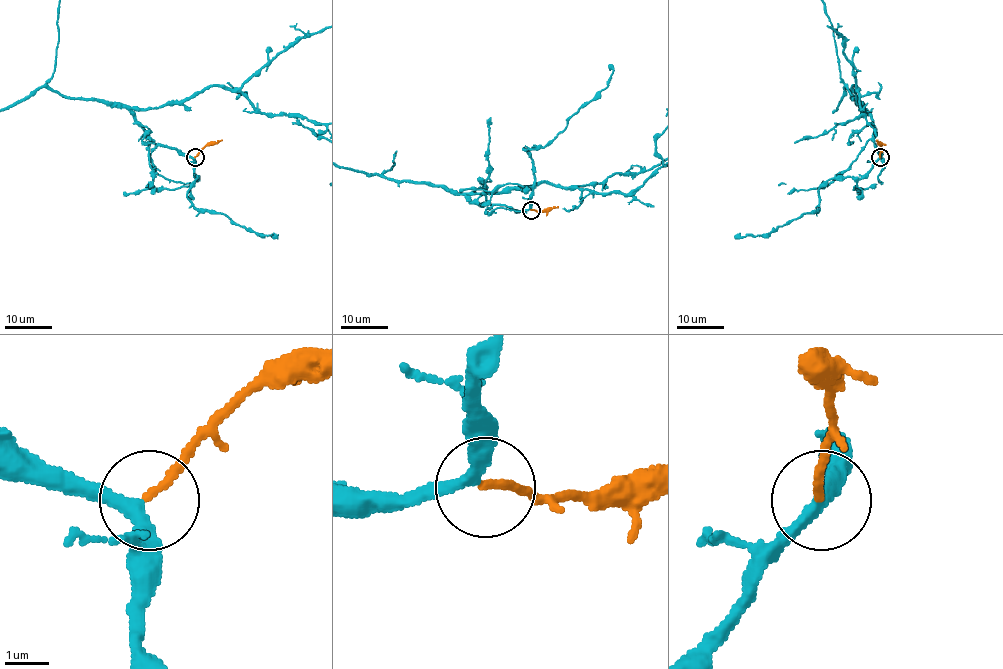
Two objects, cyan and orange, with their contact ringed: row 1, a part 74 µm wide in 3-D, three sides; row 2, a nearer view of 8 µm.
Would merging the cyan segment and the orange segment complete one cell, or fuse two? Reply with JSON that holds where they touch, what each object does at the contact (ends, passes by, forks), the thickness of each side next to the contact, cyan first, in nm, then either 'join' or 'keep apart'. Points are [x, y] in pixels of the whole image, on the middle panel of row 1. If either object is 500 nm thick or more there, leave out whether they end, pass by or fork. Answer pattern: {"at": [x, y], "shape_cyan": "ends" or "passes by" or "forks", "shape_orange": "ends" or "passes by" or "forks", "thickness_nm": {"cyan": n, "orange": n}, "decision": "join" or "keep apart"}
{"at": [531, 210], "shape_cyan": "passes by", "shape_orange": "ends", "thickness_nm": {"cyan": 240, "orange": 170}, "decision": "join"}

